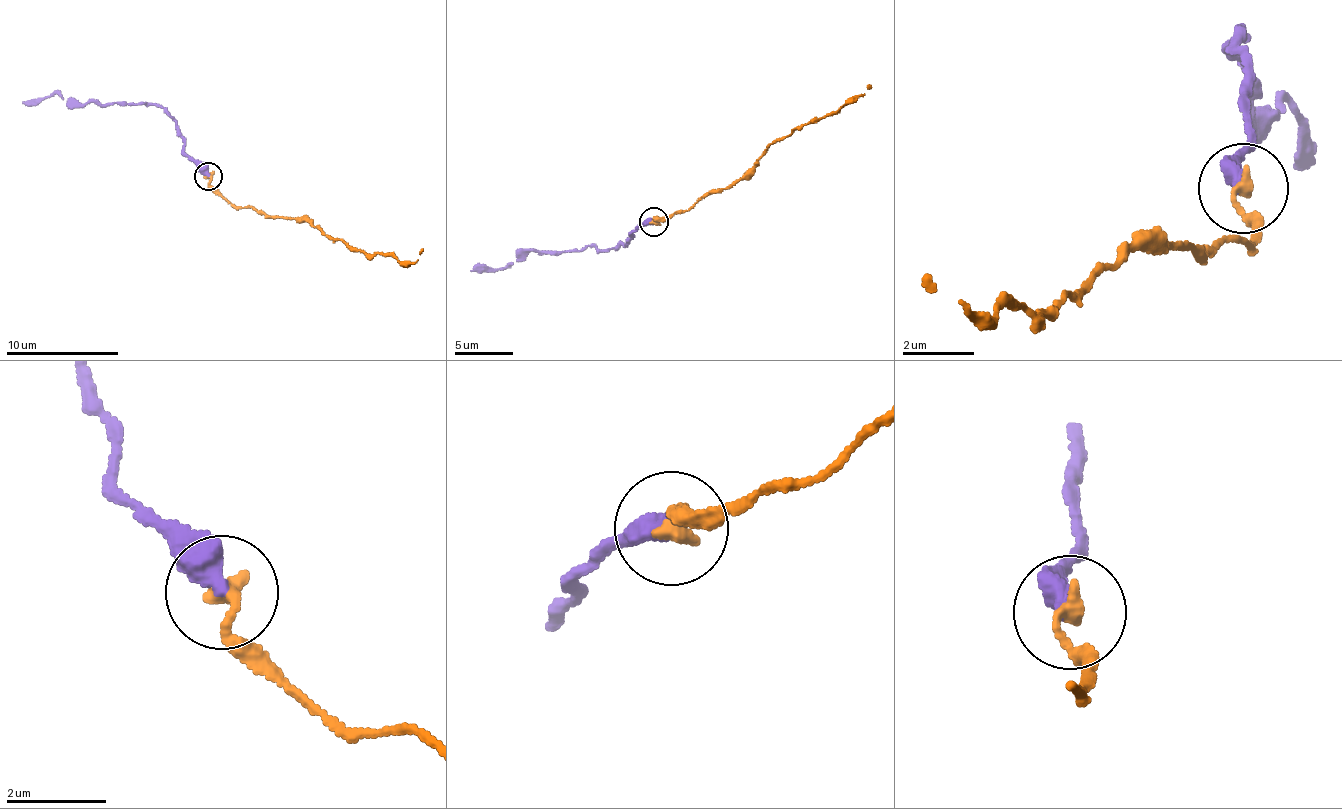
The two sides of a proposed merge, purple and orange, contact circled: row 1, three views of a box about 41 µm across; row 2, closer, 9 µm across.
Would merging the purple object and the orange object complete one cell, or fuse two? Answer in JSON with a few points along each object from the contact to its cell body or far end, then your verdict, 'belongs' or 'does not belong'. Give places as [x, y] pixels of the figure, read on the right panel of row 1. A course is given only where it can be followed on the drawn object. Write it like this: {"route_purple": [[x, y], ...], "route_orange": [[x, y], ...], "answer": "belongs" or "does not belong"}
{"route_purple": [[1236, 190], [1251, 139], [1253, 64], [1241, 30], [1227, 49], [1251, 69], [1252, 119], [1293, 105], [1310, 161]], "route_orange": [[1245, 189], [1245, 245], [1203, 255], [1200, 241], [1158, 238], [1033, 318], [1019, 301], [976, 311], [920, 282]], "answer": "belongs"}

